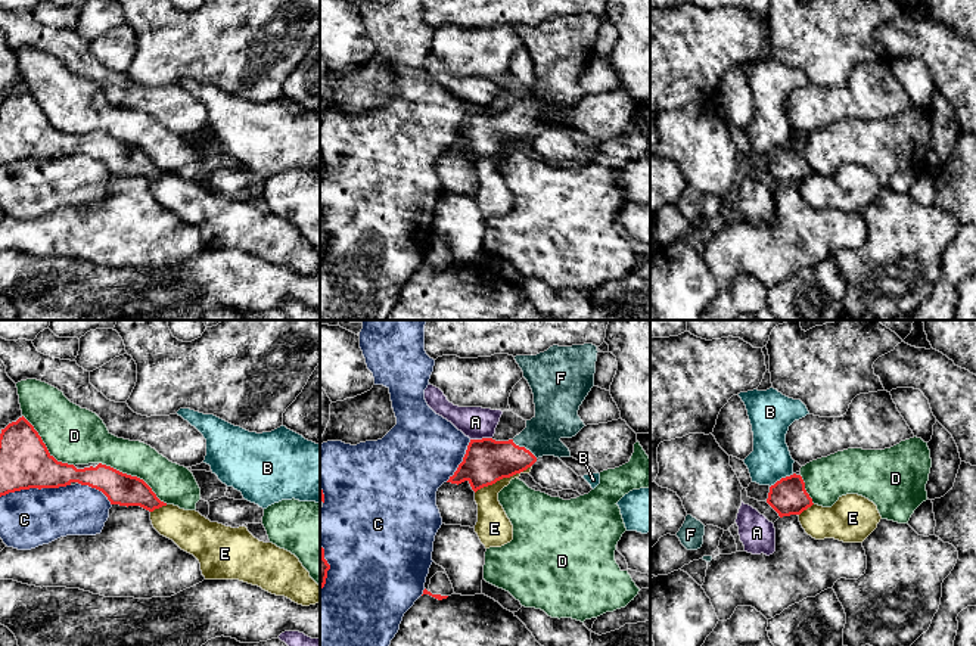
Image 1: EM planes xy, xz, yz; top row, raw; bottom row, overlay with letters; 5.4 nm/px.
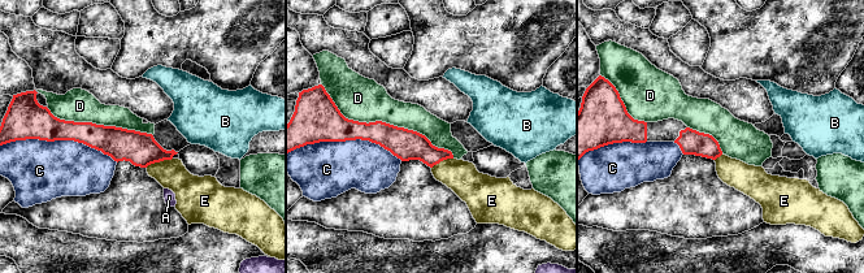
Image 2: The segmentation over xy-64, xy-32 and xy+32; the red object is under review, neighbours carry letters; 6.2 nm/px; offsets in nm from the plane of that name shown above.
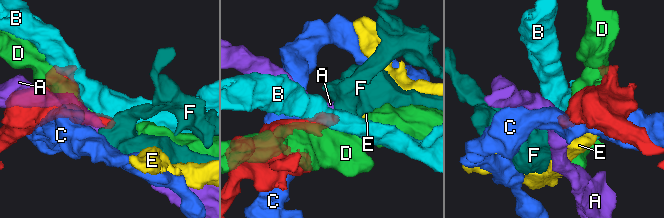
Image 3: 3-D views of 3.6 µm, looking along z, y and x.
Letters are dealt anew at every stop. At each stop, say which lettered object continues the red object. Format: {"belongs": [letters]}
{"belongs": ["F"]}

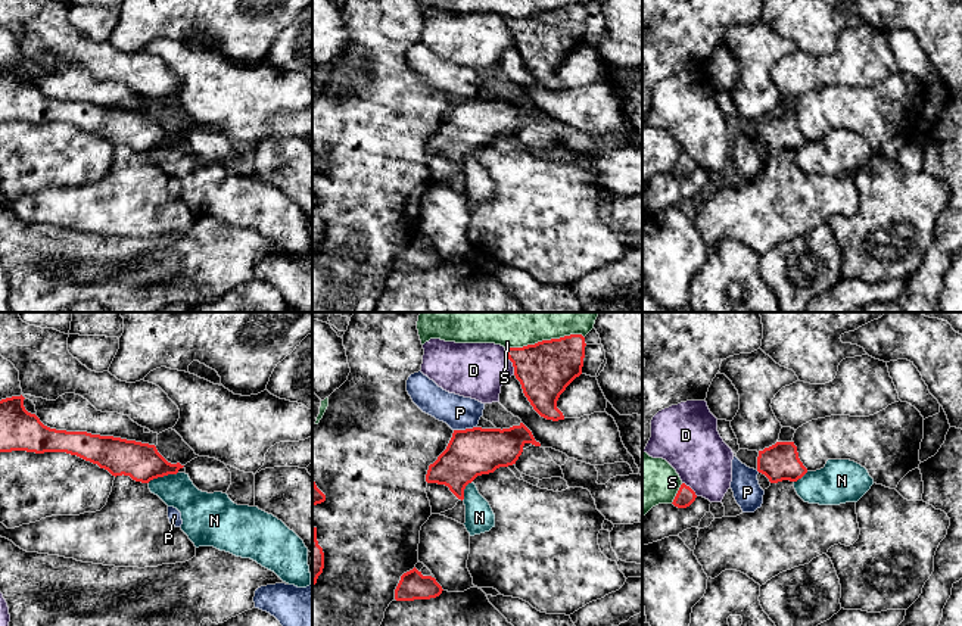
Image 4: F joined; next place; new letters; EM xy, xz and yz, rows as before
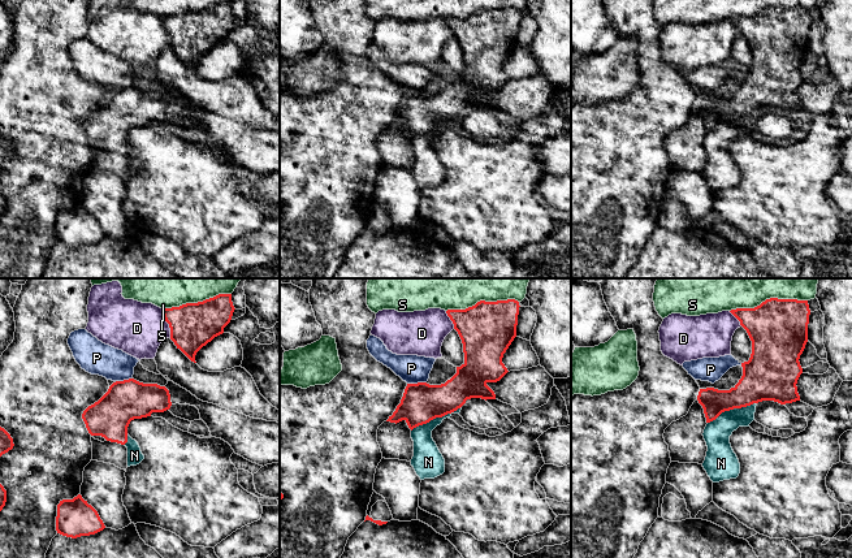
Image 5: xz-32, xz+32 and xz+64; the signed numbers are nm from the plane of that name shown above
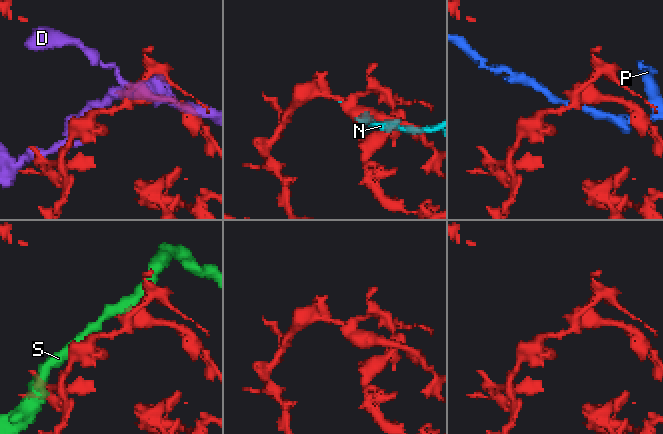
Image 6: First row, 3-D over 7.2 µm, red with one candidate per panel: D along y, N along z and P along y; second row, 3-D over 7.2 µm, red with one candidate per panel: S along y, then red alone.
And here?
{"belongs": []}

